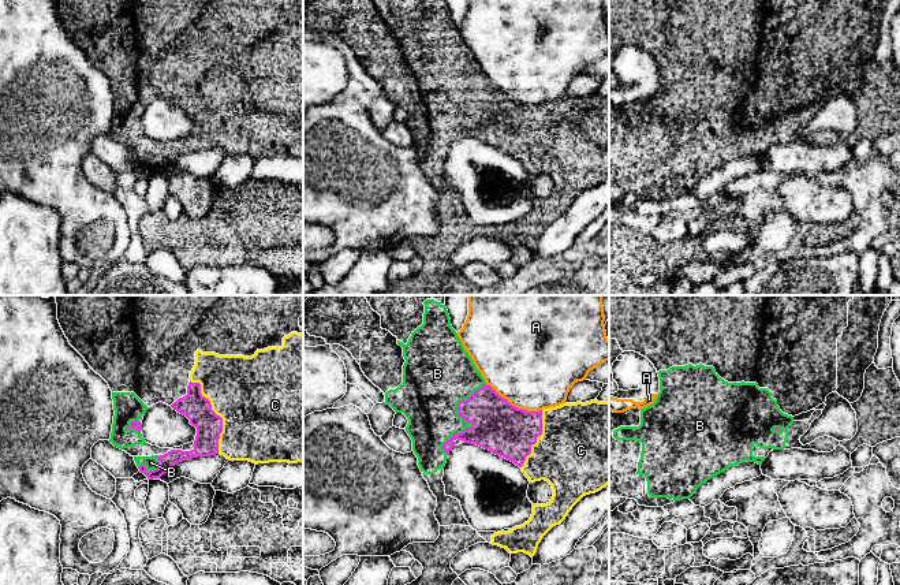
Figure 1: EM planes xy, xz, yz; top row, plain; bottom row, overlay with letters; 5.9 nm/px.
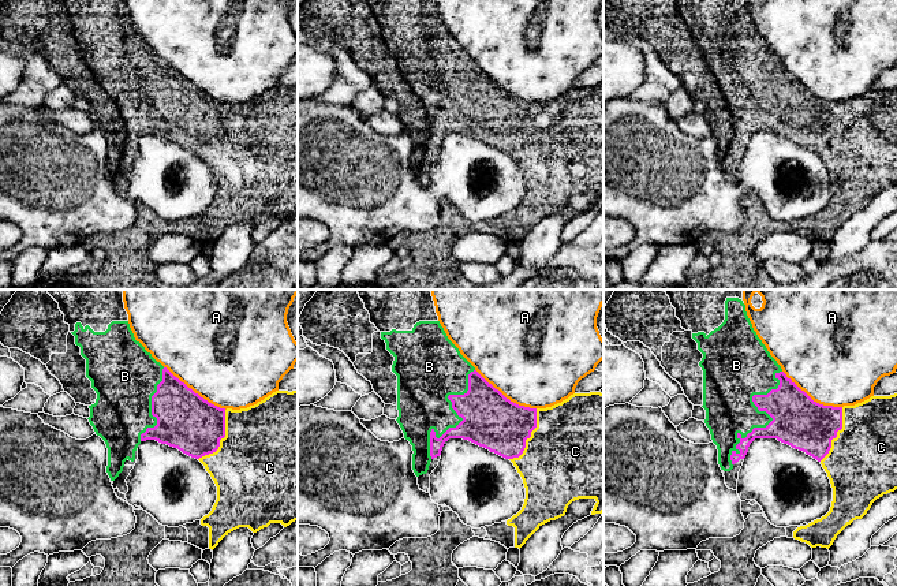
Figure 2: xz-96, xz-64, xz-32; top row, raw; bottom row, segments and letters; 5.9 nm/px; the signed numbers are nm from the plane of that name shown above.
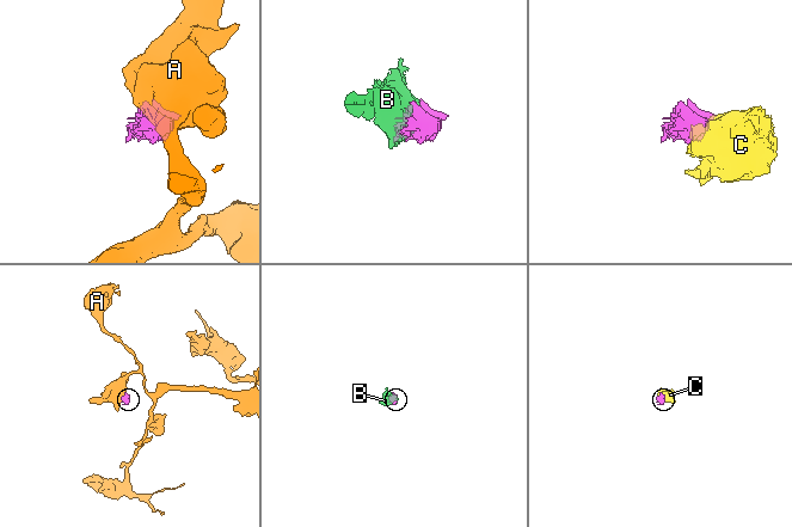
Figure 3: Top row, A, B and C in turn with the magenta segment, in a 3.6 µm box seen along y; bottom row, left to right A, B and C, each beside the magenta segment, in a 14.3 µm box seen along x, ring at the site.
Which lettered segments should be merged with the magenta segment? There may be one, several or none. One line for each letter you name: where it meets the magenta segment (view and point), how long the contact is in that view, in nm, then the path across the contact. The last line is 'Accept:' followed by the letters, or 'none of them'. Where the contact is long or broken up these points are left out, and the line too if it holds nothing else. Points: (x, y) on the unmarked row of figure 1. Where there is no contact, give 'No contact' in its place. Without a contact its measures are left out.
B: Touches magenta at xz (465, 114). Shared border 480 nm
C: Touches magenta at xy (216, 108). Shared border 460 nm
Accept: B, C

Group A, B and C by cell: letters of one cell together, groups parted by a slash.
A / B C

